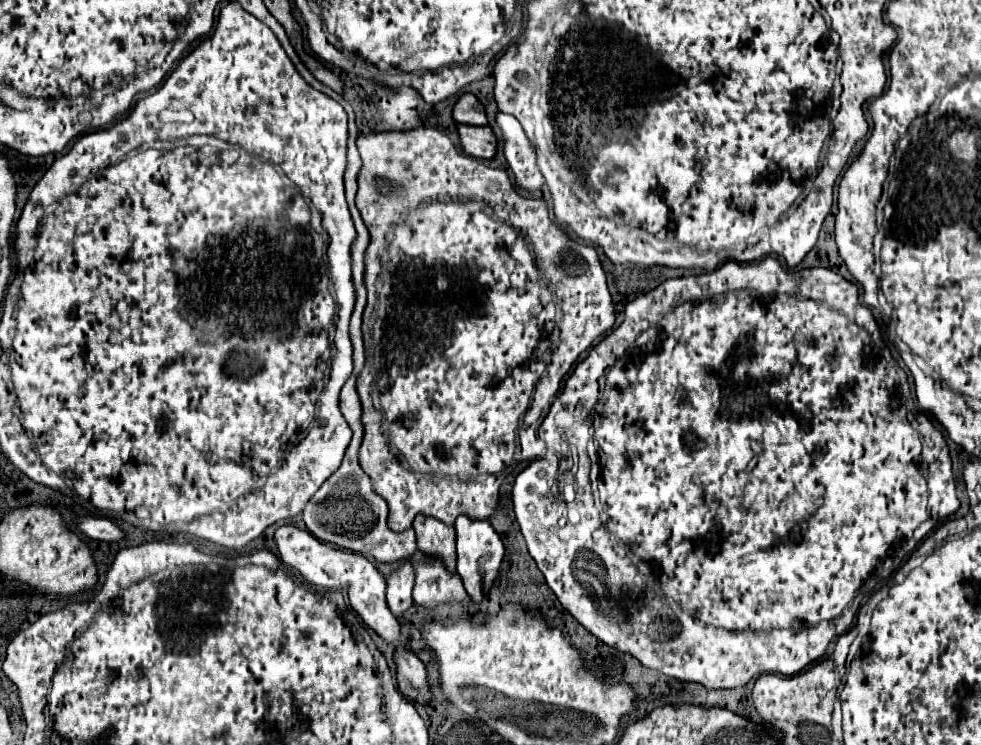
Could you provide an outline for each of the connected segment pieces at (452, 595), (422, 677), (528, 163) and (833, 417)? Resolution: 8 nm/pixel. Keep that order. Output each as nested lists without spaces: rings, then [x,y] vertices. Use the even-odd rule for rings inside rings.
[[[430,558],[414,568],[414,602],[420,606],[434,606],[446,600],[468,602],[468,594],[456,570],[448,570],[440,560]]]
[[[396,646],[394,664],[400,692],[418,702],[428,702],[430,694],[426,682],[426,668],[420,658],[408,646]]]
[[[496,112],[496,122],[504,138],[504,156],[514,174],[514,184],[524,192],[538,194],[542,192],[546,180],[536,168],[536,154],[530,146],[520,122],[504,112]]]
[[[764,258],[752,264],[726,262],[712,274],[666,280],[658,288],[632,300],[624,310],[624,322],[602,338],[574,368],[539,428],[538,435],[546,445],[556,440],[556,402],[574,402],[574,422],[576,416],[584,416],[584,428],[590,440],[582,444],[584,450],[575,450],[579,462],[572,452],[562,452],[560,448],[560,452],[556,452],[560,464],[556,464],[556,456],[536,458],[516,476],[512,502],[530,556],[560,604],[598,640],[620,652],[630,652],[646,668],[678,680],[698,682],[708,690],[738,688],[760,674],[792,676],[822,658],[828,644],[850,628],[860,608],[862,586],[874,574],[876,580],[882,581],[884,577],[886,582],[890,574],[904,564],[918,542],[960,506],[942,432],[936,430],[928,416],[918,412],[914,404],[910,406],[900,392],[896,362],[882,342],[870,308],[860,306],[858,288],[828,268],[786,270],[778,260]],[[594,405],[596,418],[589,423],[590,412],[585,406]],[[924,448],[928,448],[928,462],[922,458]],[[906,540],[910,540],[906,544],[906,556],[898,558],[898,564],[892,564],[890,552],[896,544]],[[662,593],[674,600],[664,600]]]

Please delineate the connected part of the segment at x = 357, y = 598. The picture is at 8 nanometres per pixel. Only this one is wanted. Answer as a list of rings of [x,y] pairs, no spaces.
[[[280,526],[274,534],[274,540],[278,544],[280,560],[284,564],[296,568],[310,584],[324,586],[324,588],[344,588],[360,618],[372,630],[376,630],[376,634],[380,634],[386,642],[398,642],[400,624],[386,604],[386,596],[384,596],[386,580],[372,562],[368,562],[358,552],[352,550],[342,552],[330,544],[324,544],[318,538],[314,538],[308,530],[300,530],[296,526]]]

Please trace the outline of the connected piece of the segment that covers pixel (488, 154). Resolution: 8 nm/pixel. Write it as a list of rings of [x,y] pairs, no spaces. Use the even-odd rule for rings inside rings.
[[[456,124],[462,150],[474,158],[492,158],[496,154],[496,136],[490,126]]]

